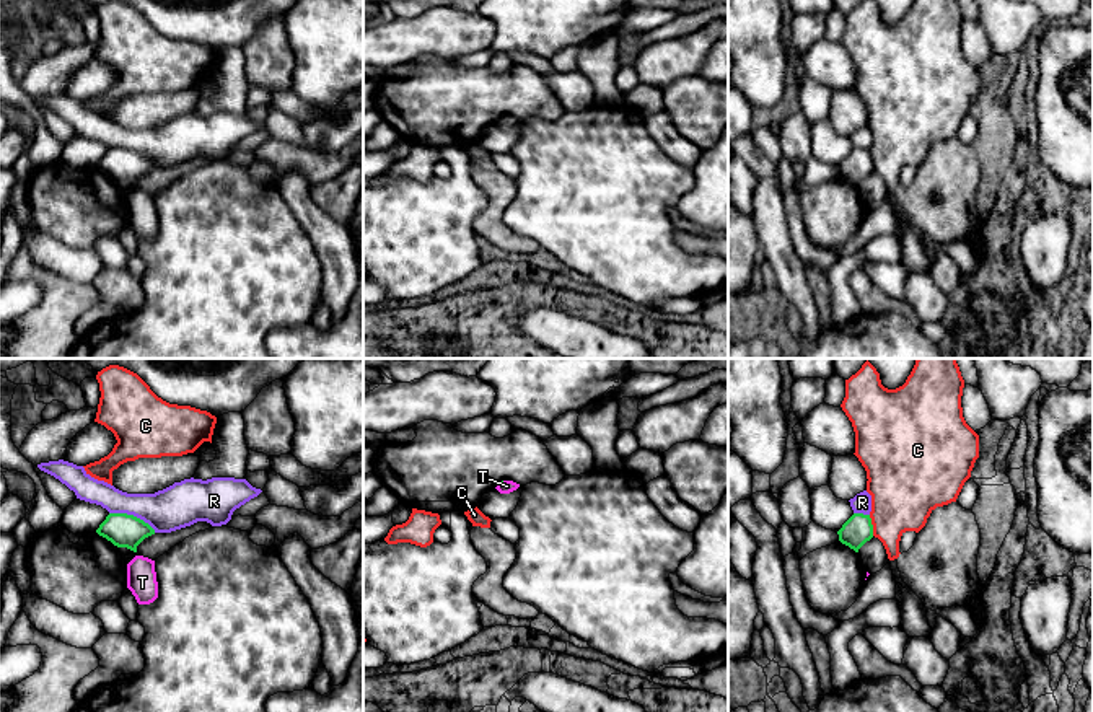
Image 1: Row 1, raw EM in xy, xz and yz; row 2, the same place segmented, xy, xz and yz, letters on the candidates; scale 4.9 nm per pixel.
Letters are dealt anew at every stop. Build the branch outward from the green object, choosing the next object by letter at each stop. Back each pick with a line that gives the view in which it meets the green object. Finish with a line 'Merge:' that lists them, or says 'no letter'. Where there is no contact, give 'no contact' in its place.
Merge: no letter

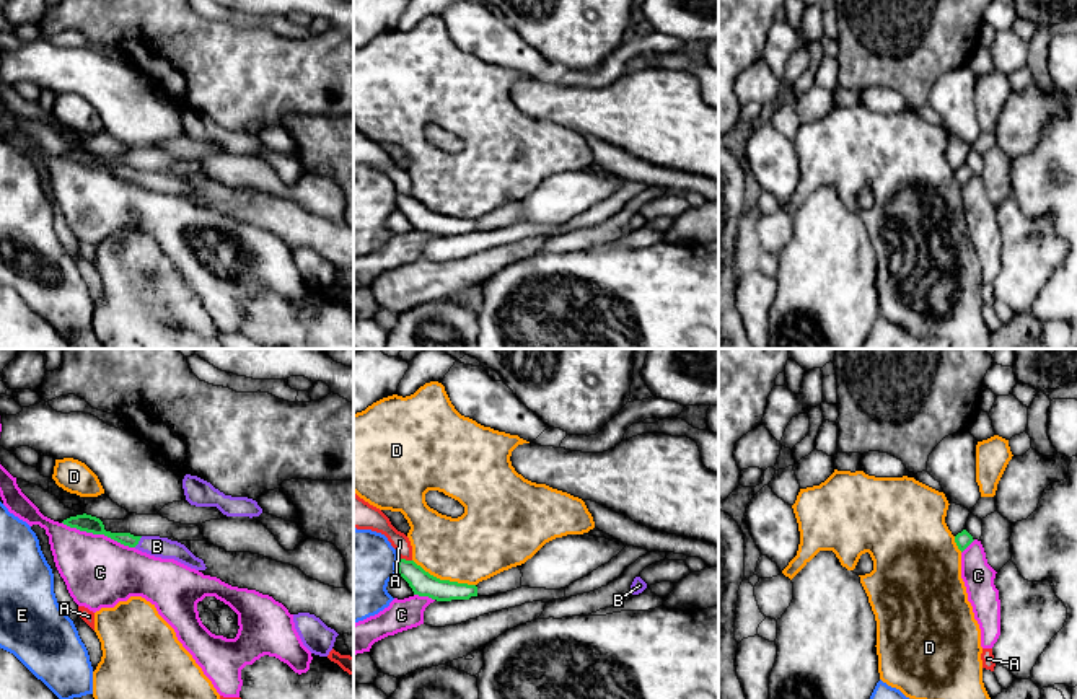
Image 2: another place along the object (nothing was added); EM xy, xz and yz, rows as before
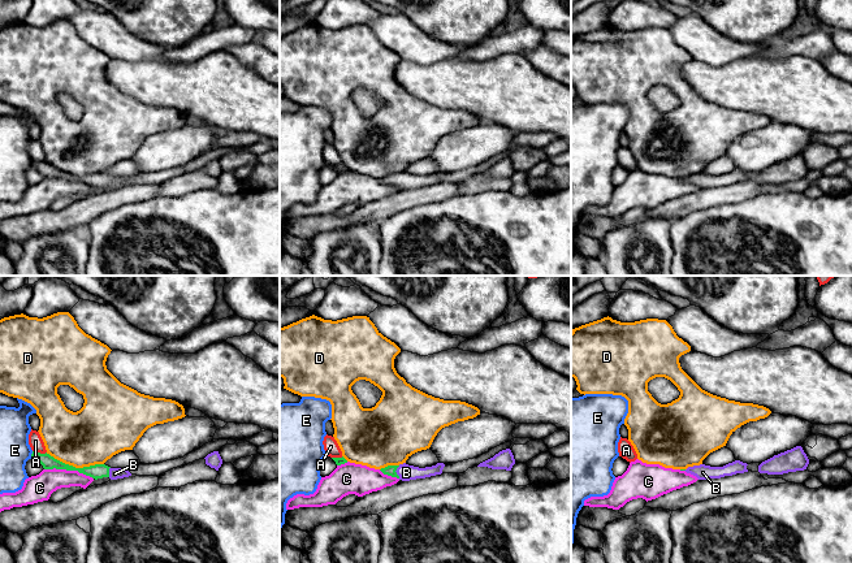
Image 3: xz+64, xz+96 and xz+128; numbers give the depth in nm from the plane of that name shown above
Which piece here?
B: xy
Merge: B

